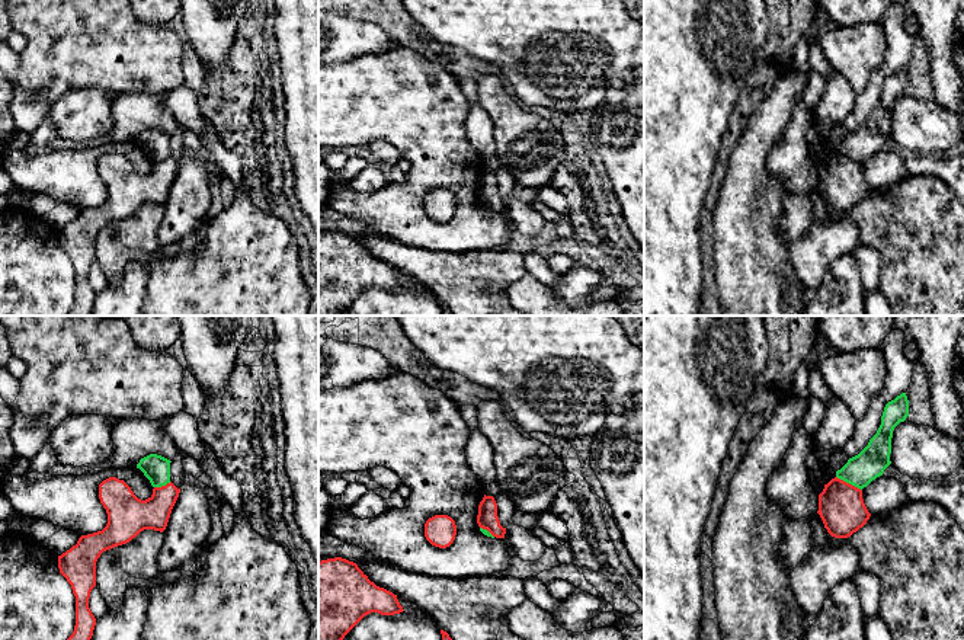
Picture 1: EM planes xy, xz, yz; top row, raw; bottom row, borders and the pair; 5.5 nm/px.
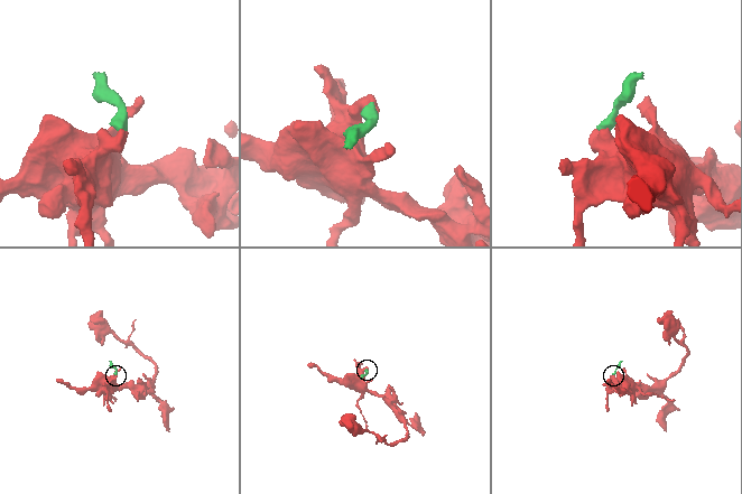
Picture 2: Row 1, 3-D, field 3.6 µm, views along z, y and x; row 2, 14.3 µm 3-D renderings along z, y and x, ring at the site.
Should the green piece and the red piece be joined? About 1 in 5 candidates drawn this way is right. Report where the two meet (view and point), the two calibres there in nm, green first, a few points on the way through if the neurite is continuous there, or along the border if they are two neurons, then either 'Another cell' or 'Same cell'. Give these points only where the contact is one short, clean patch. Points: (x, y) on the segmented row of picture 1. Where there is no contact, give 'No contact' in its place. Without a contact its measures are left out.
Touches green at yz (849, 483). Thickness 170 nm (green) against 260 nm. Boundary: yz (836, 476), (861, 490). Another cell

